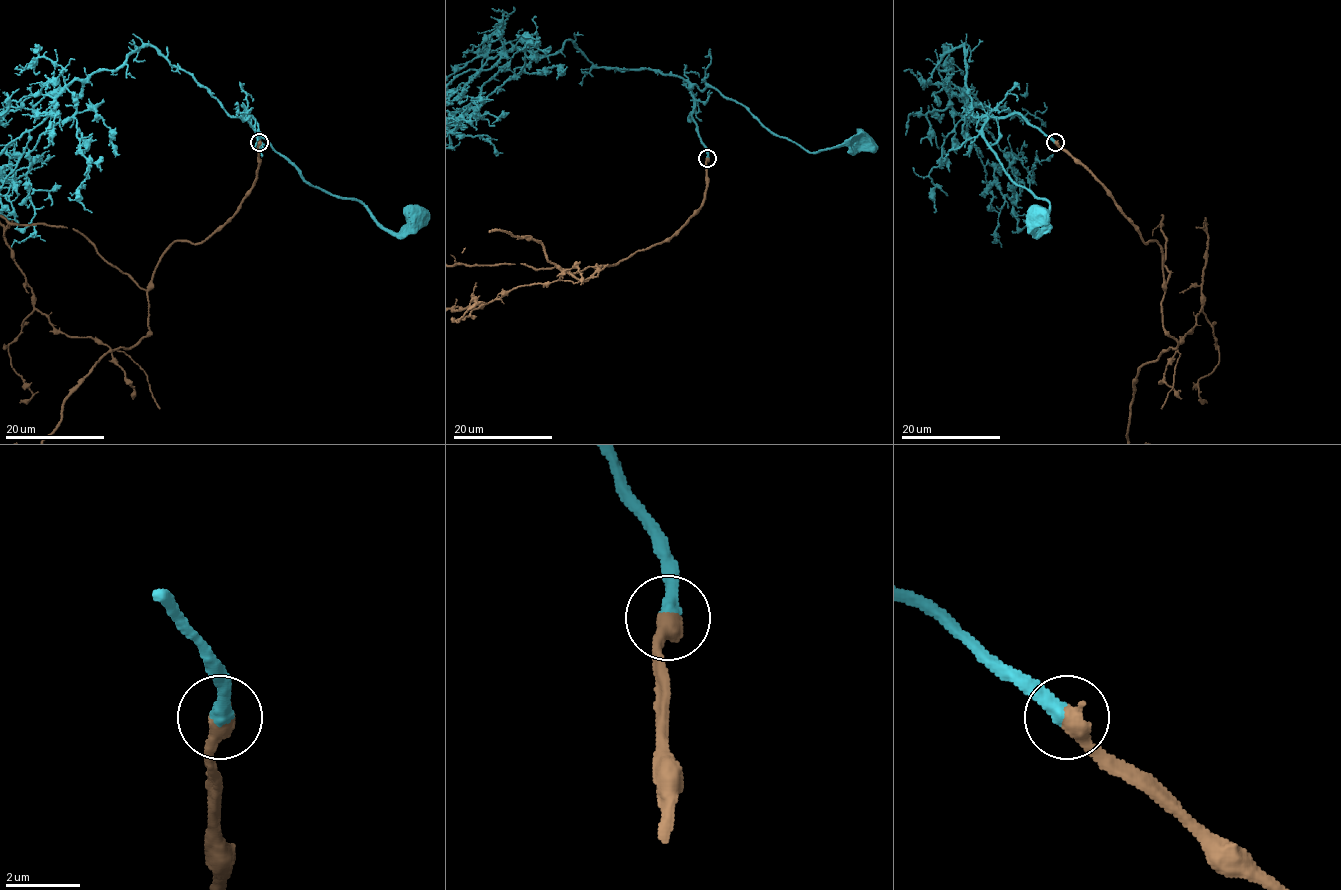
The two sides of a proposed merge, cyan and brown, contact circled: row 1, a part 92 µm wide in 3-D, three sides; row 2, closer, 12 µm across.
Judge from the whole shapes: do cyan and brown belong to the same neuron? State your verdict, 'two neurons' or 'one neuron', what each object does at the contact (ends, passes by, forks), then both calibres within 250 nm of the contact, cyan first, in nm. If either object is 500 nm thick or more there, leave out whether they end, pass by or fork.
one neuron | 440/550 nm

